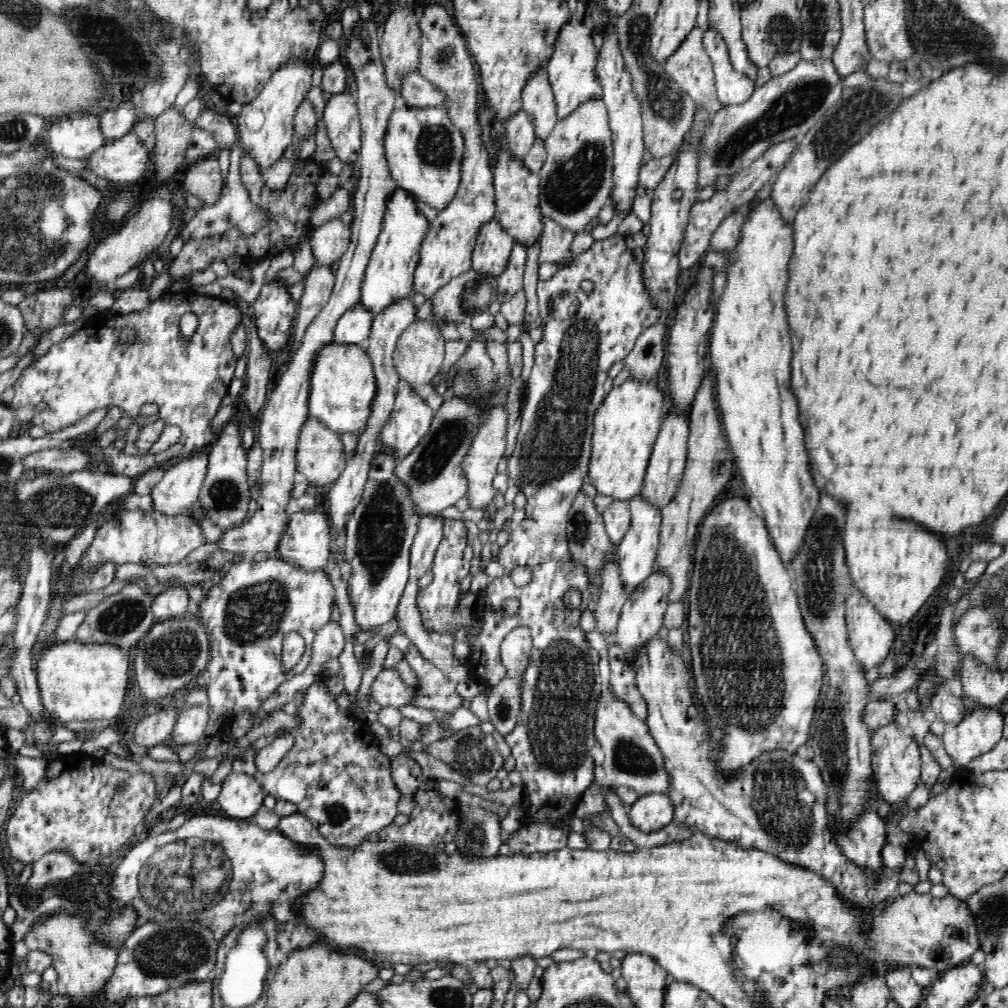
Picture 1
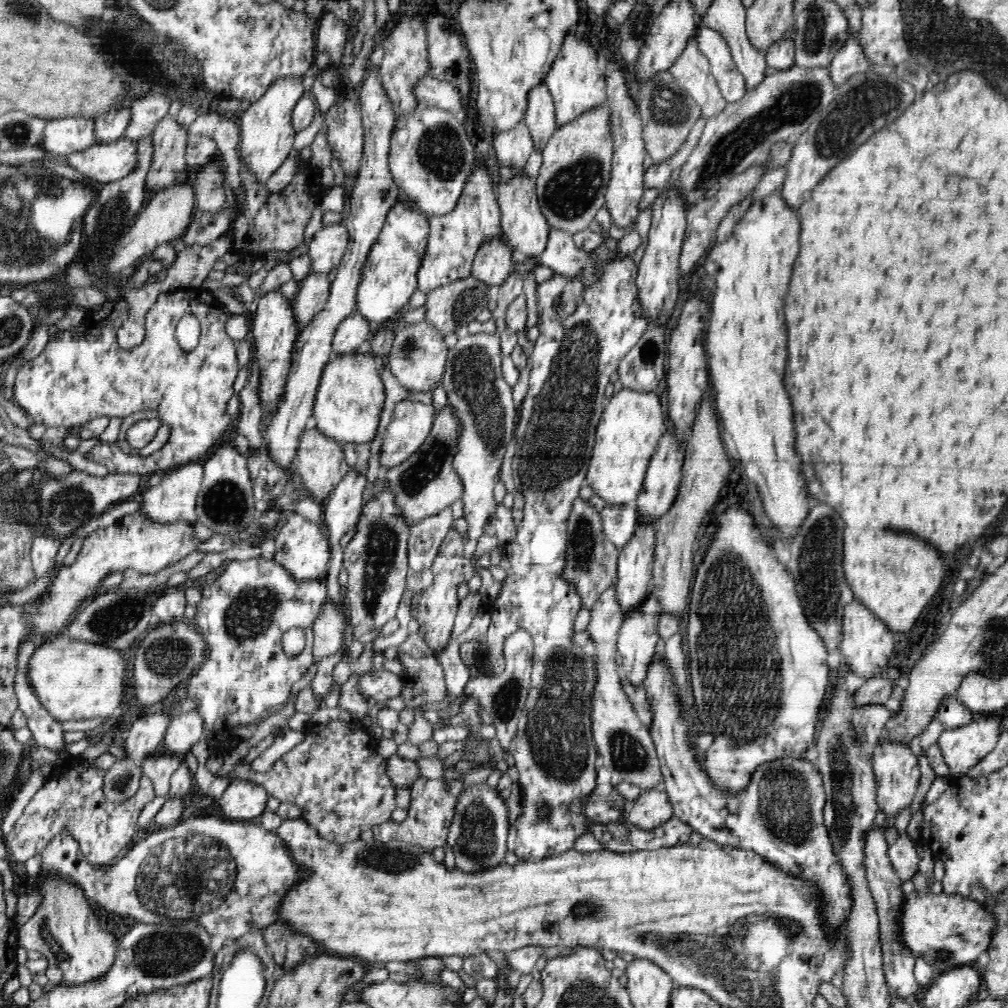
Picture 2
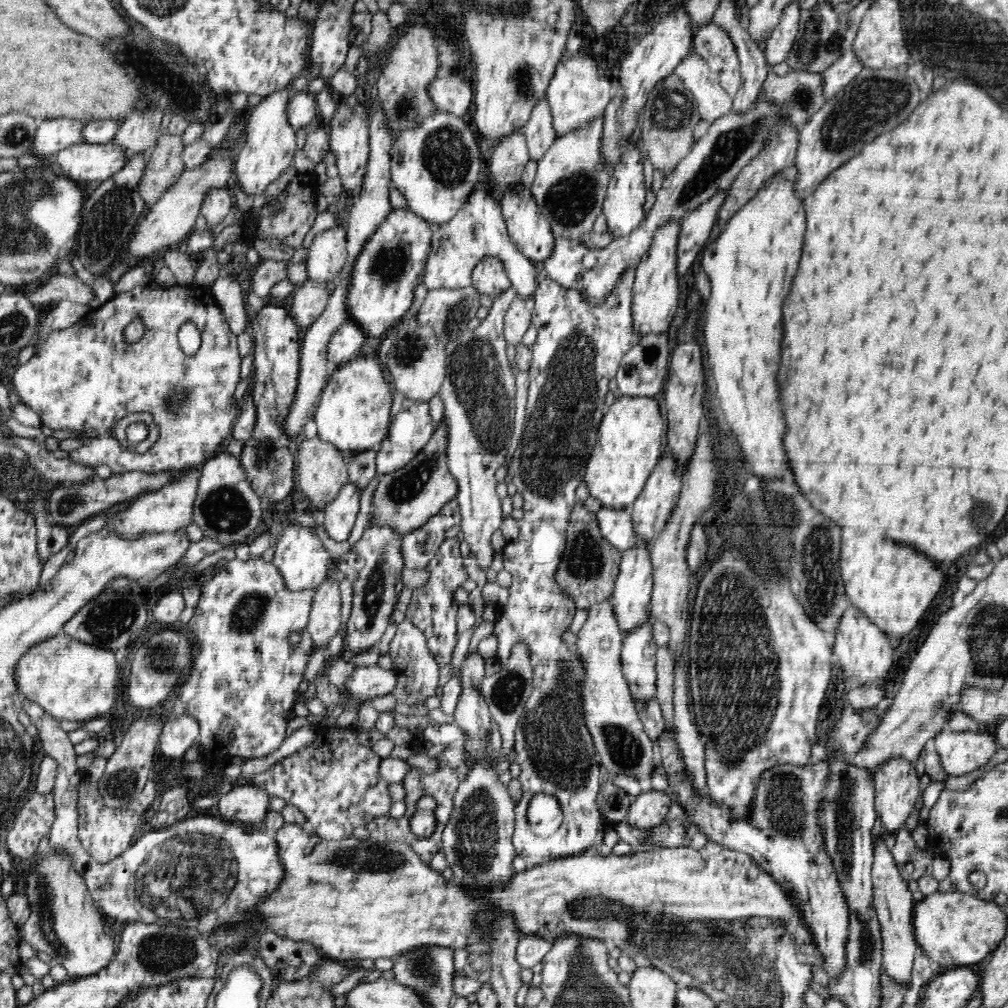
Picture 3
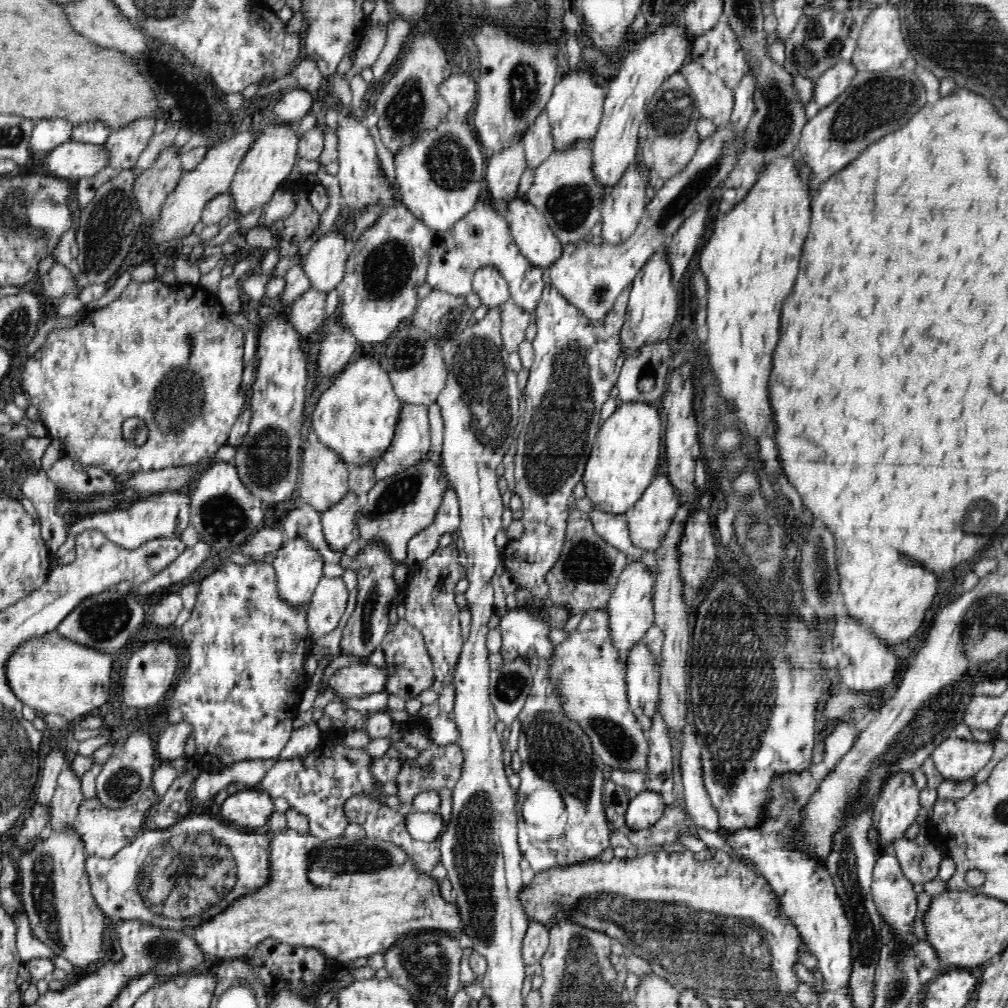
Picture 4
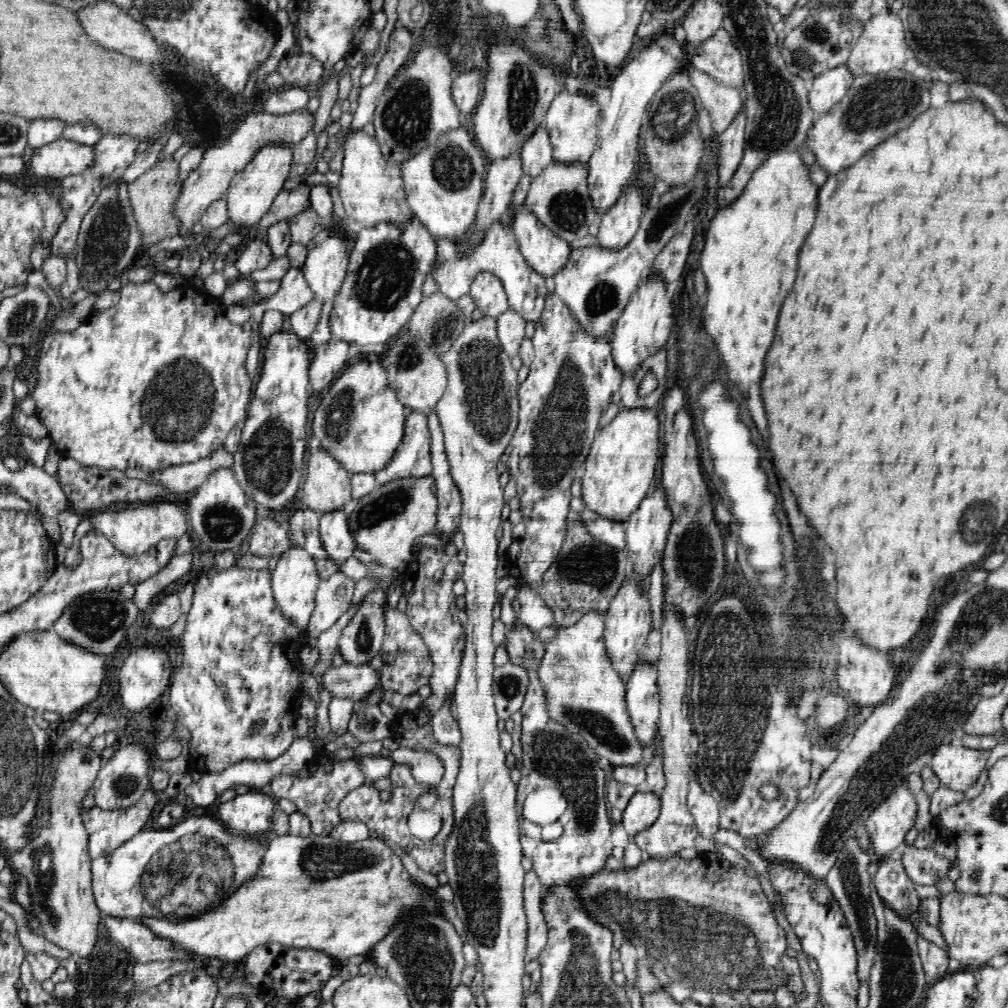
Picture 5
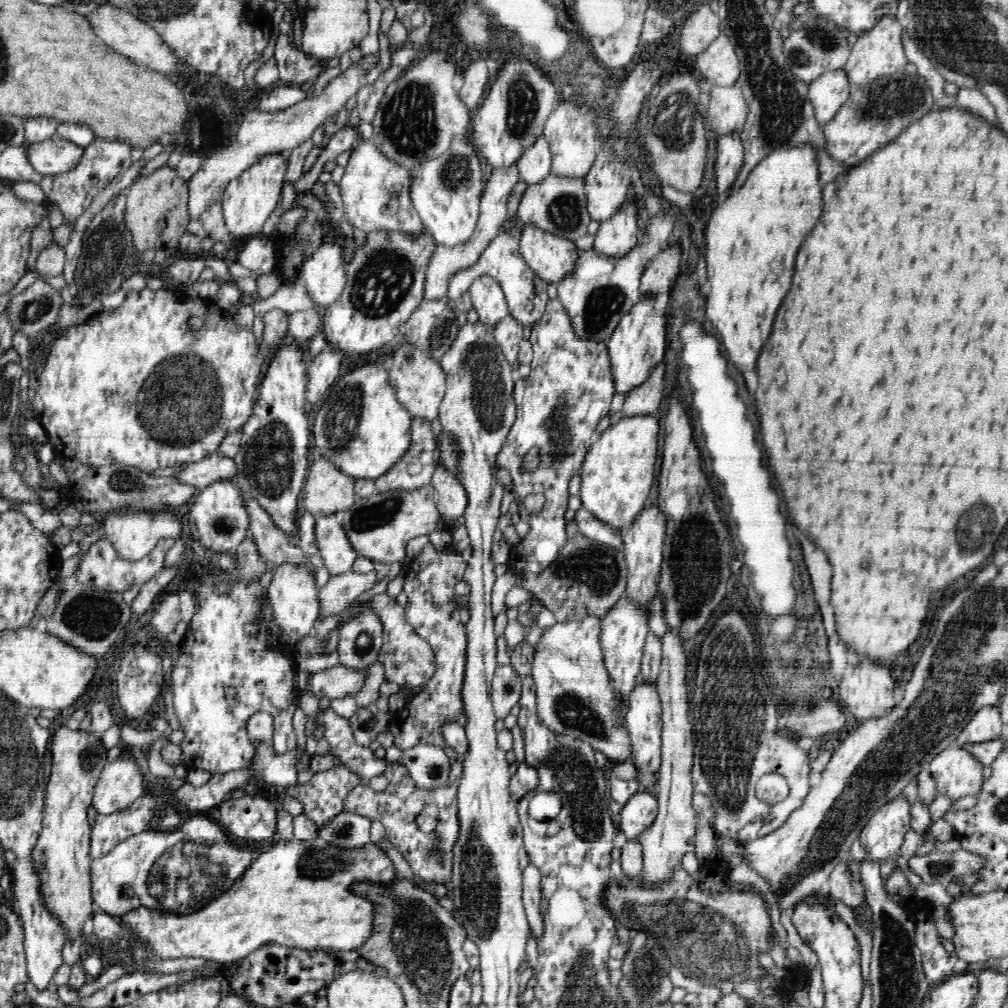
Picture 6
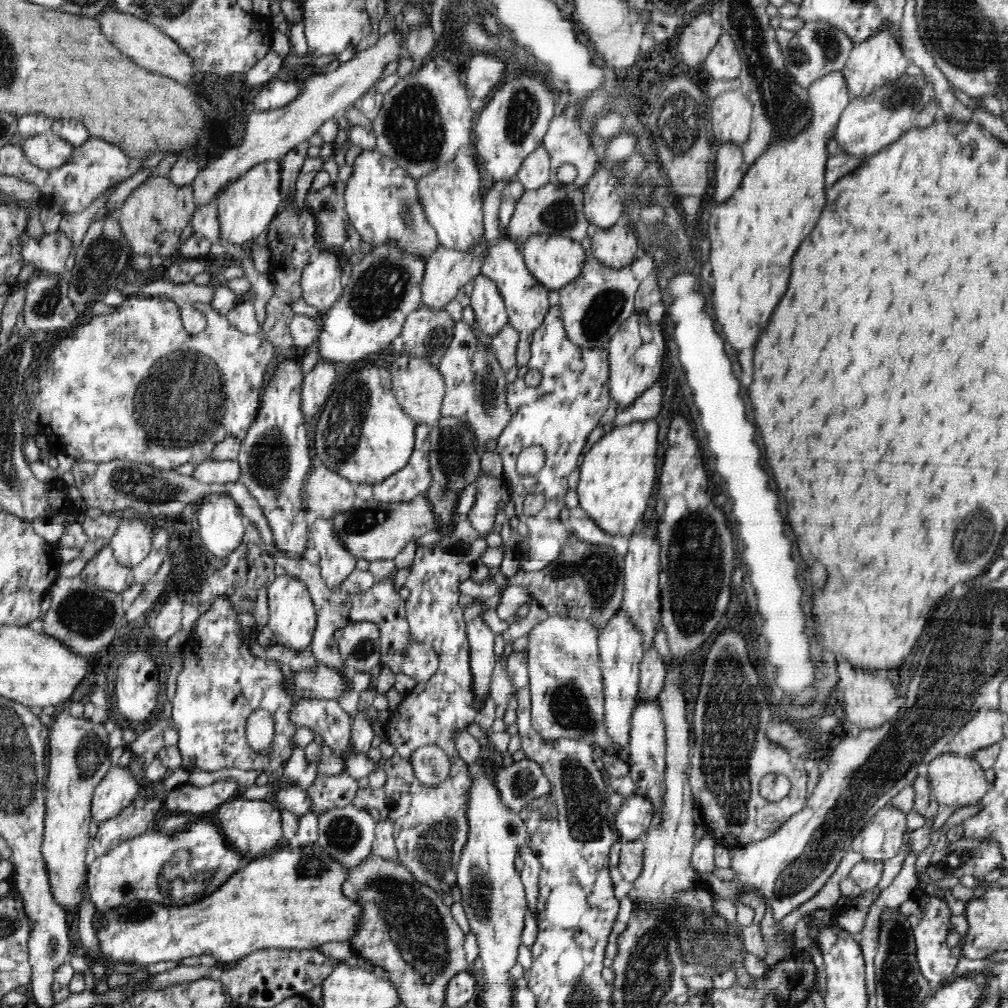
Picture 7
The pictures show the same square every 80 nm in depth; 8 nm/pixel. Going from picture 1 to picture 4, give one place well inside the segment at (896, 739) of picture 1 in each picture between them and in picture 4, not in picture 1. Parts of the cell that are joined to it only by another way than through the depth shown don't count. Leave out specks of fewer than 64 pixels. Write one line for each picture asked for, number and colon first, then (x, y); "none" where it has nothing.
2: (896, 770)
3: (897, 785)
4: (897, 807)

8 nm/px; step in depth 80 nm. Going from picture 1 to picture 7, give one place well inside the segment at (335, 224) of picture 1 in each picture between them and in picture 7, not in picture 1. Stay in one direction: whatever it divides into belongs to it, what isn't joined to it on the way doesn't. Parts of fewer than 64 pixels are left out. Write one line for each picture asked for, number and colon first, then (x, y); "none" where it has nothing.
2: (327, 244)
3: (327, 254)
4: (324, 265)
5: (325, 267)
6: (324, 274)
7: (321, 281)

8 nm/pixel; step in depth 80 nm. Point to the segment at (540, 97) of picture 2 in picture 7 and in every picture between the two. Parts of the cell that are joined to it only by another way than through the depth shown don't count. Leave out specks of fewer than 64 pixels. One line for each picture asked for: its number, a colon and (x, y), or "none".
3: (539, 130)
4: (538, 143)
5: (537, 152)
6: (533, 166)
7: (535, 172)

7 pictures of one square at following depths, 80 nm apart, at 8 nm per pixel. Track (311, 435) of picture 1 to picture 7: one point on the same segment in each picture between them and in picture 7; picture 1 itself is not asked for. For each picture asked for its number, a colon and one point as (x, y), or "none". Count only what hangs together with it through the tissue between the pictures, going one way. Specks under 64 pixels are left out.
2: (320, 461)
3: (322, 470)
4: (324, 481)
5: (327, 487)
6: (326, 491)
7: (327, 494)

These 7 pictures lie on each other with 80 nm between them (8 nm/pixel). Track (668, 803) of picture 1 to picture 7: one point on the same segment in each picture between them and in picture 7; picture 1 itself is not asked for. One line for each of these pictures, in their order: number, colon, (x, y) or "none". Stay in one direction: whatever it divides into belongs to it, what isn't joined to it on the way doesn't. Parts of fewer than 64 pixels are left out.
2: (652, 809)
3: (648, 810)
4: (644, 810)
5: (643, 809)
6: (638, 814)
7: (632, 821)

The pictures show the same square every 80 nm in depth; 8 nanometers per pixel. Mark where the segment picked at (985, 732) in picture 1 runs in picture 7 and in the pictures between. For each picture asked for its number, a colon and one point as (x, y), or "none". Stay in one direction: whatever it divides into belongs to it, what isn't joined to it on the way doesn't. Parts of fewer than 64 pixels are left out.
2: (962, 748)
3: (962, 752)
4: (957, 759)
5: (958, 768)
6: (957, 773)
7: (955, 780)

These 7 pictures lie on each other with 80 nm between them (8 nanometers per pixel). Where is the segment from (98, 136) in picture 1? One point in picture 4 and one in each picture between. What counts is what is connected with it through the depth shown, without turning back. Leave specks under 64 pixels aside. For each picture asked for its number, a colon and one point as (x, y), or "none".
2: (64, 135)
3: (53, 135)
4: (47, 133)

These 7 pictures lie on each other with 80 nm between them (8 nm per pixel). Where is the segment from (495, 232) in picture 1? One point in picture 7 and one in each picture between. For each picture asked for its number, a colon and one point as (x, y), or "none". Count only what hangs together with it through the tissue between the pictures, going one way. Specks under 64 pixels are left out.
2: (492, 264)
3: (489, 276)
4: (491, 287)
5: (490, 298)
6: (487, 297)
7: (488, 305)

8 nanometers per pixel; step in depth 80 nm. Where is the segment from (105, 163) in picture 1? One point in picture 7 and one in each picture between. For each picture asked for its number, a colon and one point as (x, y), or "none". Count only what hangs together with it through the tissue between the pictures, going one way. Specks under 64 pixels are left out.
2: (104, 163)
3: (85, 161)
4: (73, 159)
5: (61, 158)
6: (54, 155)
7: (46, 150)

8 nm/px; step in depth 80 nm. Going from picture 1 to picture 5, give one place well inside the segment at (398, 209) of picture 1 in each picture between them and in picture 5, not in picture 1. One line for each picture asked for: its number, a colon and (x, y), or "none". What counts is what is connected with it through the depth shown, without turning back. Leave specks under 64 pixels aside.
2: (388, 277)
3: (392, 263)
4: (389, 261)
5: (388, 264)

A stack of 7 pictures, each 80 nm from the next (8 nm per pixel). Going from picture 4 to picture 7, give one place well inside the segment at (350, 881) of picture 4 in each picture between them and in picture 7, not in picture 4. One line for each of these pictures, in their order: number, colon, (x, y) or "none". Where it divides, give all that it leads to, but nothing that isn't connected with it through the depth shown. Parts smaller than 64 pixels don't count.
5: (302, 885)
6: (294, 894)
7: (291, 900)

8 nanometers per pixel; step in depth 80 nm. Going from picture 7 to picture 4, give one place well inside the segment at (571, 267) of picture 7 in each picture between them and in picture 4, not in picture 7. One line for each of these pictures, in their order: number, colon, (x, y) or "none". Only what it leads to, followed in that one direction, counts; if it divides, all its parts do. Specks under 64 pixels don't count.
4: (536, 240)
5: (546, 253)
6: (552, 258)

